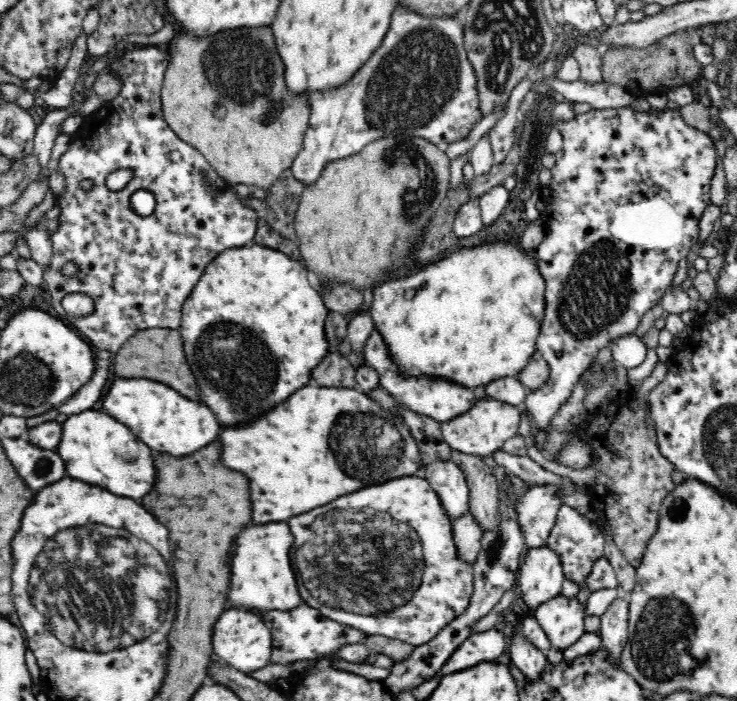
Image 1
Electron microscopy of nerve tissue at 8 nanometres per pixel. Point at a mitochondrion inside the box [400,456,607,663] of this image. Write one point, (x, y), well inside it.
(497, 544)

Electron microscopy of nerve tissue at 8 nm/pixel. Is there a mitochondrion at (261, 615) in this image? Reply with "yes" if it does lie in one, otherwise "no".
no

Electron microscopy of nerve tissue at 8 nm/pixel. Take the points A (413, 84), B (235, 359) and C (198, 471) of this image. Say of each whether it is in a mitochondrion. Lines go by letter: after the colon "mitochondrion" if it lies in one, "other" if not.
A: mitochondrion
B: mitochondrion
C: other

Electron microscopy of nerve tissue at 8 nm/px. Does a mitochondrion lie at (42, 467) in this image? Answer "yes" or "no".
yes

